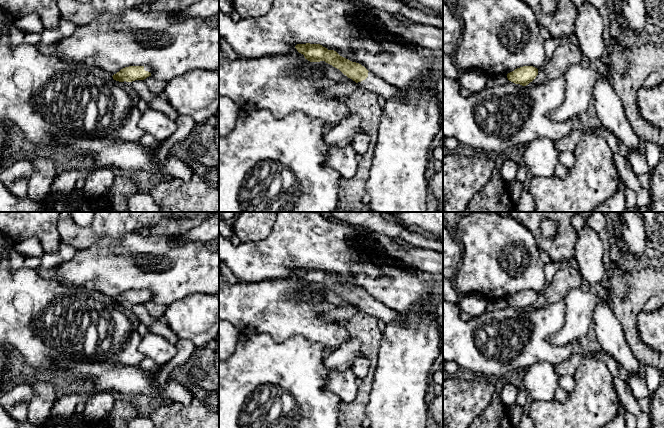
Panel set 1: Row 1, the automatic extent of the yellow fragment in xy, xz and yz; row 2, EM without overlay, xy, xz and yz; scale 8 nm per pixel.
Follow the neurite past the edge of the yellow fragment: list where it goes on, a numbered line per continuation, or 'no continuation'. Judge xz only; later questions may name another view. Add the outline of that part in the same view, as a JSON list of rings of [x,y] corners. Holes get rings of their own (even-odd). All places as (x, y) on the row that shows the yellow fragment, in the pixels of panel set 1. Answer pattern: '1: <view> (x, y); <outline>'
1: xz (372, 83); [[[368,72],[368,77],[365,80],[357,83],[357,86],[375,92],[386,100],[400,97],[400,90],[398,88],[384,82],[370,72]]]

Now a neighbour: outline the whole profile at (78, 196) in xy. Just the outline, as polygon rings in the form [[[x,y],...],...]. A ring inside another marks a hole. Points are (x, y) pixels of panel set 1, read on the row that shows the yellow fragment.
[[[74,188],[71,192],[69,192],[68,195],[74,199],[75,205],[81,203],[84,199],[83,191],[76,188]]]

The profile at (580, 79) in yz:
[[[587,64],[571,66],[564,74],[566,78],[566,96],[562,104],[549,114],[556,122],[565,122],[579,118],[594,100],[593,88],[597,80],[596,72]]]

